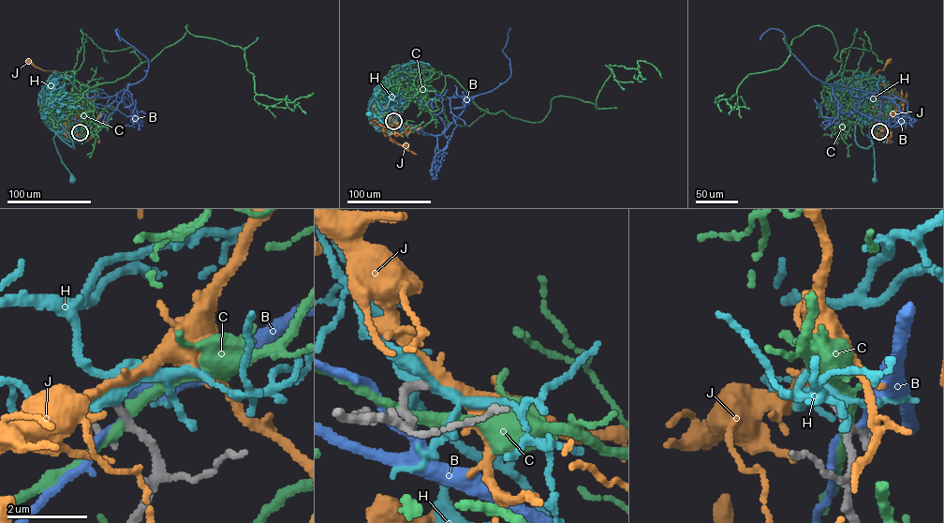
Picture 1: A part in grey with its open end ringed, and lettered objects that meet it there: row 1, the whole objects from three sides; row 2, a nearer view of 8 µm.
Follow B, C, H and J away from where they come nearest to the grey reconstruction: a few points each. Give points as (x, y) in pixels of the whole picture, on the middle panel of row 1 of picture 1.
B: (392, 121), (426, 133), (441, 134), (476, 96), (492, 91), (509, 77), (510, 61), (502, 51), (510, 29)
C: (392, 121), (376, 99), (438, 72), (532, 122), (559, 96), (597, 109), (609, 65), (662, 78)
H: (393, 121), (375, 99), (367, 109), (369, 113)
J: (393, 121), (399, 122), (382, 127), (373, 116), (398, 107), (376, 107)

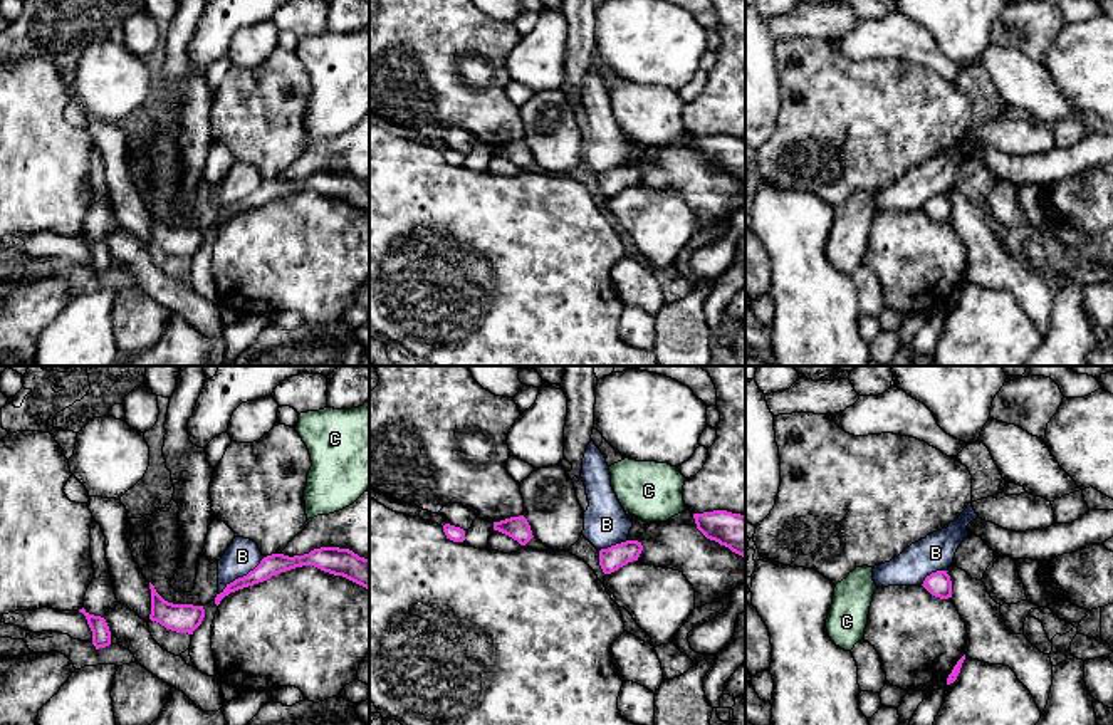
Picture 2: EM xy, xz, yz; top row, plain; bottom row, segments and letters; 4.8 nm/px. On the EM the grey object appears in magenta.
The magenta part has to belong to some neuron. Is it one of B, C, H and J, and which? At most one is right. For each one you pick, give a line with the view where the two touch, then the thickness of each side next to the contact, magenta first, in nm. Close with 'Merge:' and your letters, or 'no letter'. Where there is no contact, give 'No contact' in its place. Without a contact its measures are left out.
J: No contact
Merge: J

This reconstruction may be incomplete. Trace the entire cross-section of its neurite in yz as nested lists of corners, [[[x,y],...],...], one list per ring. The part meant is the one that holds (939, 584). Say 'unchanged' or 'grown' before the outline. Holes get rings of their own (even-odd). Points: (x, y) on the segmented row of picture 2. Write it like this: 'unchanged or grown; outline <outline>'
unchanged; outline [[[937,571],[925,577],[922,584],[932,596],[940,599],[952,597],[952,581],[947,571]]]

